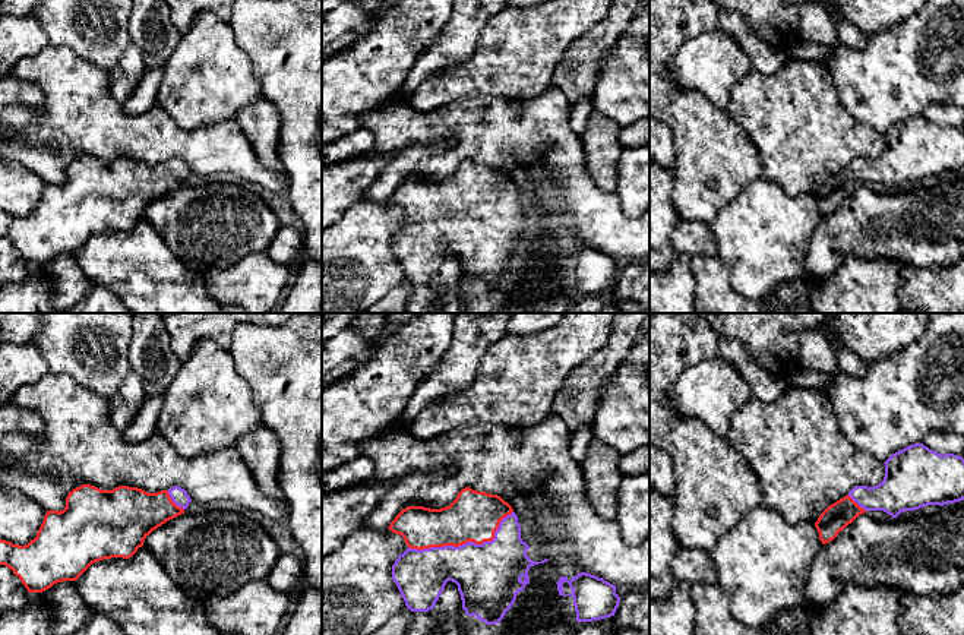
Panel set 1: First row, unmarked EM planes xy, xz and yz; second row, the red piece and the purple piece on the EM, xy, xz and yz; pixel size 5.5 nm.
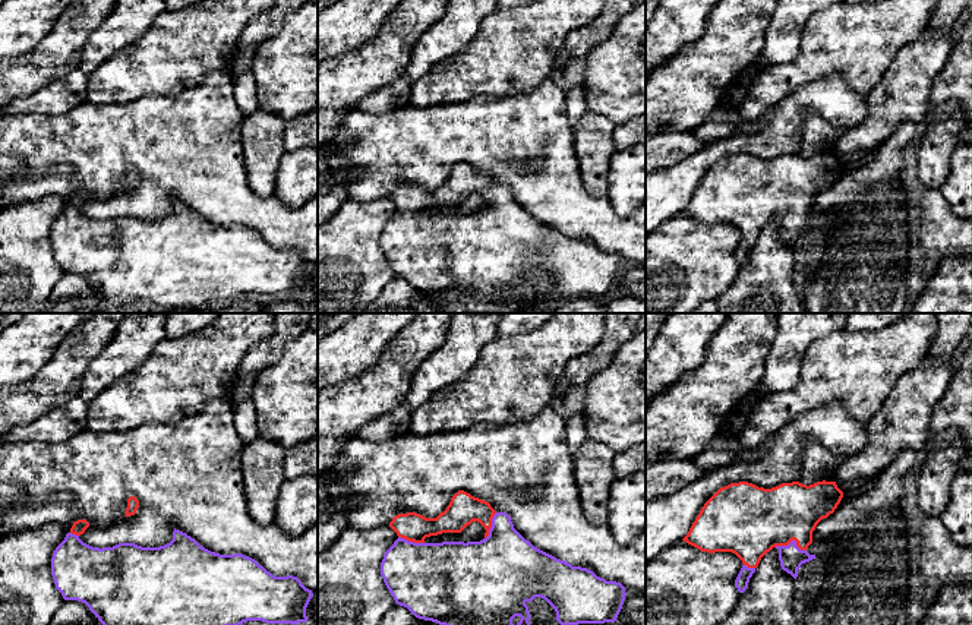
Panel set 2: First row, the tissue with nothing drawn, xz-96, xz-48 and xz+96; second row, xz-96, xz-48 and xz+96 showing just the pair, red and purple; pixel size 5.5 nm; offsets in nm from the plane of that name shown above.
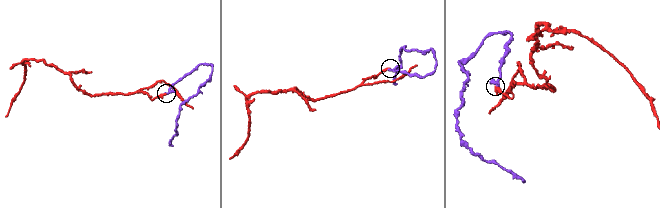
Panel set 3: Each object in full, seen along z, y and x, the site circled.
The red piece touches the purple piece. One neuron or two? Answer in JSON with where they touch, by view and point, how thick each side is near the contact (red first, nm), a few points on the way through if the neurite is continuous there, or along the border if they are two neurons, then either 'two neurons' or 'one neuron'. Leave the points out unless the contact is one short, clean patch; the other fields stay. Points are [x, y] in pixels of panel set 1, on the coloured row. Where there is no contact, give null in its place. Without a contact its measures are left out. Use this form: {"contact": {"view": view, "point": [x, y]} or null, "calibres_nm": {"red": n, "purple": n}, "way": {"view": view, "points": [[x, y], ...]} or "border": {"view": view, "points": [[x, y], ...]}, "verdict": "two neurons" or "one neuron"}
{"contact": {"view": "xz", "point": [464, 543]}, "calibres_nm": {"red": 280, "purple": 360}, "verdict": "one neuron"}

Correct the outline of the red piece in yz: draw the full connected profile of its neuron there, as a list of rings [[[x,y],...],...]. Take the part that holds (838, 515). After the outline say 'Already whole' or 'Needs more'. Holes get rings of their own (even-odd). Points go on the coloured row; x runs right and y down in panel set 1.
[[[914,443],[892,454],[884,464],[885,477],[878,486],[856,486],[819,515],[815,527],[822,544],[832,541],[866,511],[884,511],[897,518],[904,511],[964,500],[963,456],[941,455]]]. Needs more

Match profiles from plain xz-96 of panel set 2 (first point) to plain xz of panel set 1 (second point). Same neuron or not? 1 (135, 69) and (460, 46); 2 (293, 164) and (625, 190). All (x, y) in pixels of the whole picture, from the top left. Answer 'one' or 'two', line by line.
1: two
2: one

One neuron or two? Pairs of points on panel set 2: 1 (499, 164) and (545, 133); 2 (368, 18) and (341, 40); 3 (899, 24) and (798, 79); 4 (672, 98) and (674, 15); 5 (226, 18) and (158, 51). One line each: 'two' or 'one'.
1: one
2: one
3: one
4: two
5: one

